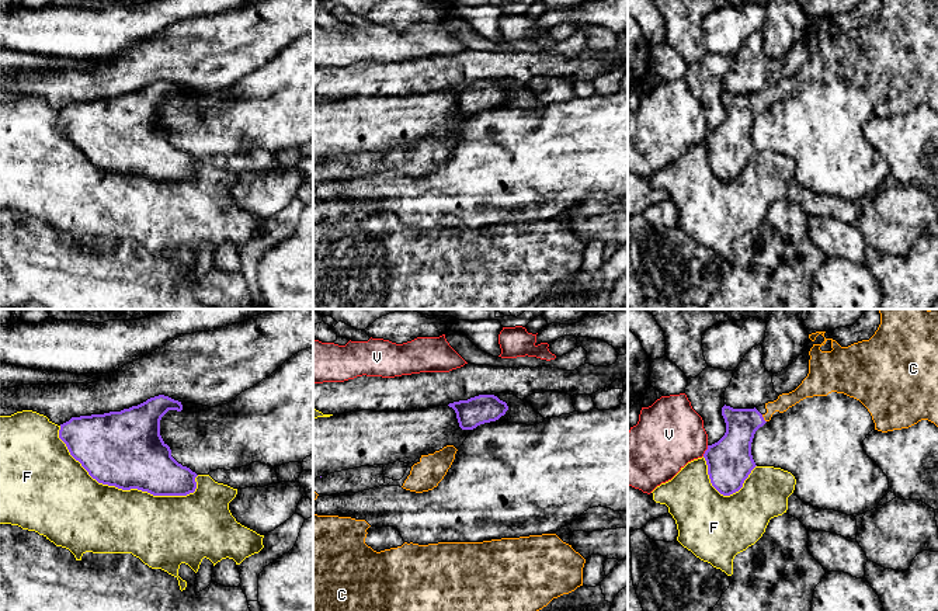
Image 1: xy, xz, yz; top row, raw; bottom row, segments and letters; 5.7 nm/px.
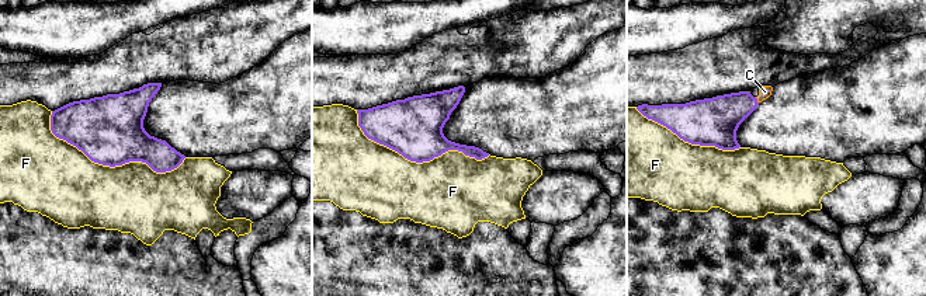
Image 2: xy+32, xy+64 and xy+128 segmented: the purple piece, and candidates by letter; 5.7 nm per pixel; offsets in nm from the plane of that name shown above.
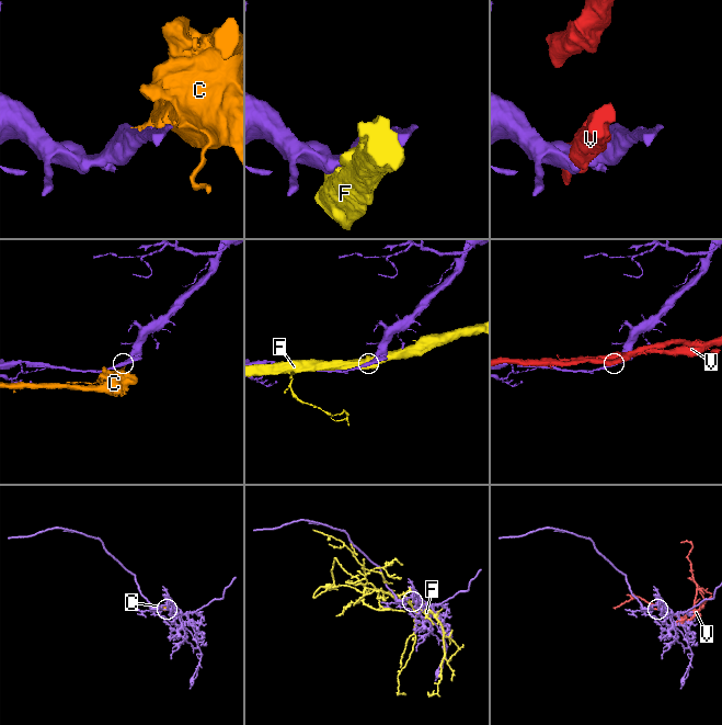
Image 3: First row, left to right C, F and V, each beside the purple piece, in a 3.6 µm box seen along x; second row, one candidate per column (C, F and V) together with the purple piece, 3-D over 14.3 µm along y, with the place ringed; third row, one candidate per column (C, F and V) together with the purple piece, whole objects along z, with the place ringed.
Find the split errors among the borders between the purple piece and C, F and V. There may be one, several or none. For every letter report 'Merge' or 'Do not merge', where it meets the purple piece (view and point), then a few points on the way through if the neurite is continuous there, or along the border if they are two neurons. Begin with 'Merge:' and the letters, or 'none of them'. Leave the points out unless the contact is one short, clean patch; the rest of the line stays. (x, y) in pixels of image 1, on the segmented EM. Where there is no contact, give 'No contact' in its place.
Merge: C
C: Merge. Touches purple at yz (763, 419). Path across: yz (733, 451), (736, 441), (763, 419), (785, 401)
F: Do not merge. Touches purple at xy (120, 488)
V: Do not merge. Touches purple at yz (705, 451)

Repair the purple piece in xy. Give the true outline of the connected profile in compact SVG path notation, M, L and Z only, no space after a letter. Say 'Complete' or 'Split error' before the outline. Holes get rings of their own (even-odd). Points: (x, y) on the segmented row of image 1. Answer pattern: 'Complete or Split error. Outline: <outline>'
Complete. Outline: M159 395L121 412L72 417L60 424L59 438L98 483L153 496L187 496L195 492L198 475L171 456L160 435L160 420L169 410L181 412L181 402Z

